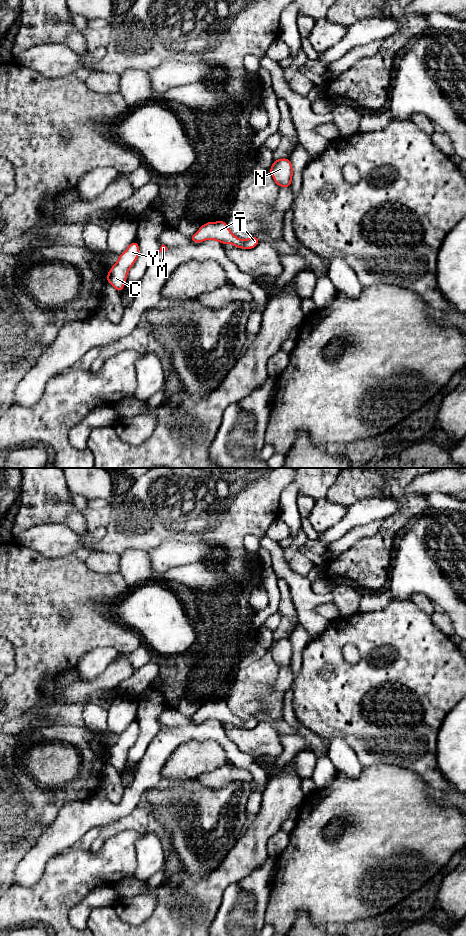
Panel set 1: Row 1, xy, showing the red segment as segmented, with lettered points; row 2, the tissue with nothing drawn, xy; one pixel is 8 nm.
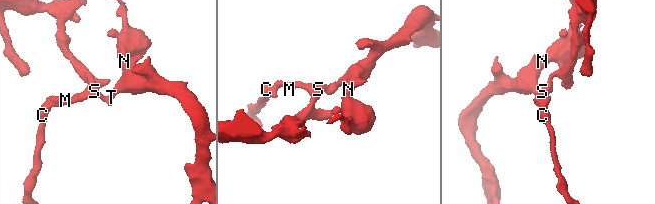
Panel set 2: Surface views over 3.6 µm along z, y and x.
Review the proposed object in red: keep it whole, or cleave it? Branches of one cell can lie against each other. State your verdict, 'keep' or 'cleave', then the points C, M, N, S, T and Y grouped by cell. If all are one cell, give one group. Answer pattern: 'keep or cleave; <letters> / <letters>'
cleave; C M S Y / N T

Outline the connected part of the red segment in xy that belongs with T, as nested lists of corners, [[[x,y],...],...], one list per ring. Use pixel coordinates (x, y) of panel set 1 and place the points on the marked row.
[[[250,236],[247,240],[243,240],[243,244],[241,246],[237,246],[237,248],[242,249],[253,249],[260,242],[259,238],[256,236]]]

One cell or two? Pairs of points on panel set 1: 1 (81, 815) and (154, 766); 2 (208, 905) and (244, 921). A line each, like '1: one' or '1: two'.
1: one
2: two

